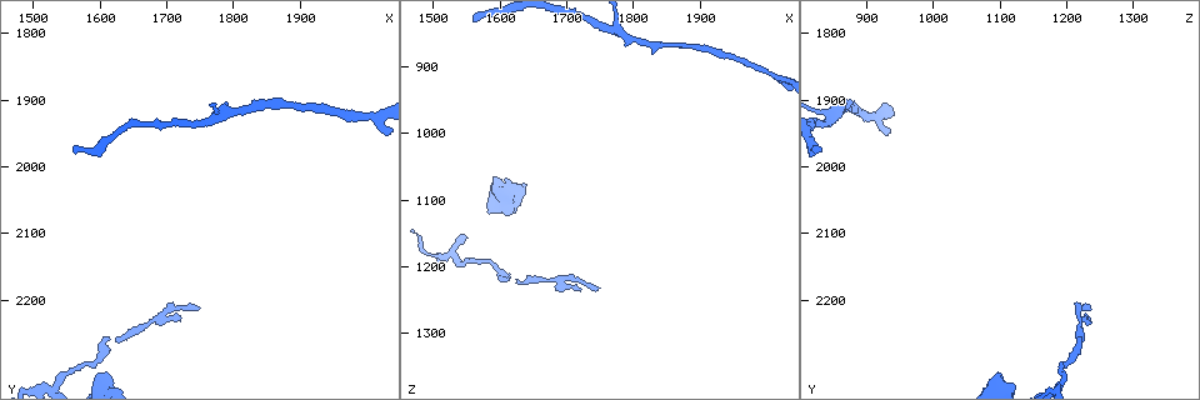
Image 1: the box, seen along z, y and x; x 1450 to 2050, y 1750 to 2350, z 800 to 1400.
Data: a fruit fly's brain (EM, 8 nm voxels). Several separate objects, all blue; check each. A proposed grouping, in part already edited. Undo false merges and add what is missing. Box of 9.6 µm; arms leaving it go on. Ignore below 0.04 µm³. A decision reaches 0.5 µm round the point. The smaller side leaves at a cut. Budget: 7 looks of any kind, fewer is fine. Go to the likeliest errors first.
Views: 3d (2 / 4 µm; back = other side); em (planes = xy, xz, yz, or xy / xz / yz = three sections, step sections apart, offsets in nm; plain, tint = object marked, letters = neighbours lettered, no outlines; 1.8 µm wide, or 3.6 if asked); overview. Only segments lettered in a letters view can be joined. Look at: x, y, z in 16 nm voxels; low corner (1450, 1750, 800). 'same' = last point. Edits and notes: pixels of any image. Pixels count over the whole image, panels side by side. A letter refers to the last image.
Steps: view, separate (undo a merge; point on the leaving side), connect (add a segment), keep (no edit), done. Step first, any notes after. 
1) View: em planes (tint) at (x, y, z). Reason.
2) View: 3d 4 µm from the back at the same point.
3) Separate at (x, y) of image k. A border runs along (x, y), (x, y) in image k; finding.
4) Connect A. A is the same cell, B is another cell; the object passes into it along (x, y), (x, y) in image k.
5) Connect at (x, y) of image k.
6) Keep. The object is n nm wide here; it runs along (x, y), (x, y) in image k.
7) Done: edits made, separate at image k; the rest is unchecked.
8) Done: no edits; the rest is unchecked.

View: 3d 2 µm at (1775, 1920, 840). Abrupt turn.

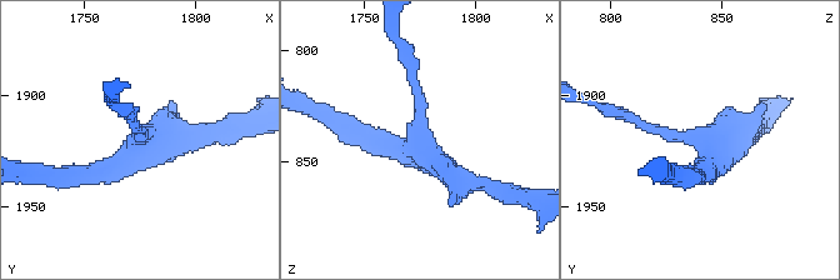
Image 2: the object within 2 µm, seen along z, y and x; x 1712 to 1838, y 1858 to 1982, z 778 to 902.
View: em xz step 8 (tint) at (1776, 1920, 844).

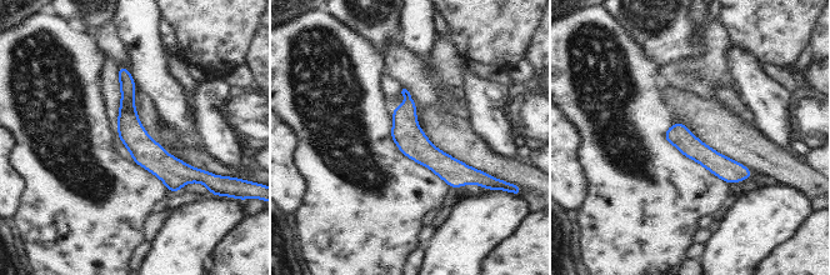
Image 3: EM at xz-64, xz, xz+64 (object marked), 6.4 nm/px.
View: em planes (letters) at the same point.

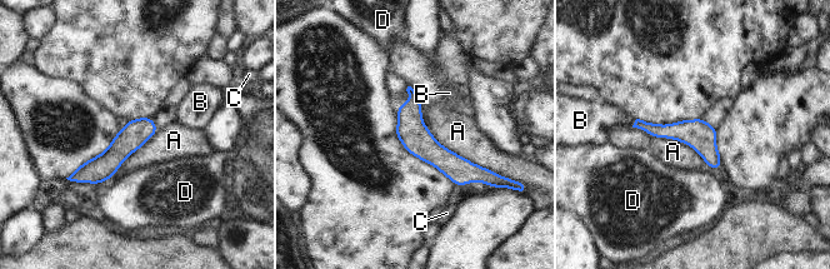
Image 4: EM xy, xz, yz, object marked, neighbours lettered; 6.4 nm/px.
Keep. The longest contact is with A, 700 nm; A, B, C and D are other cells; it runs along (400, 110), (444, 160), (479, 174) in image 4; all the same neuron.

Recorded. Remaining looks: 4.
View: 3d 4 µm at (1600, 2310, 1095). Stops while still wide.

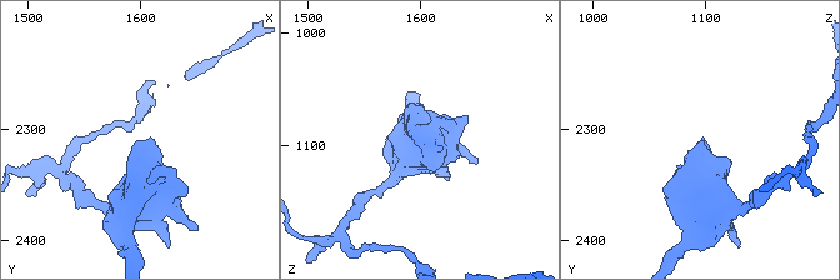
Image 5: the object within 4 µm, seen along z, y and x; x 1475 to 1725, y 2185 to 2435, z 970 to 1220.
View: em 3.6 µm planes (letters) at (1600, 2308, 1096).

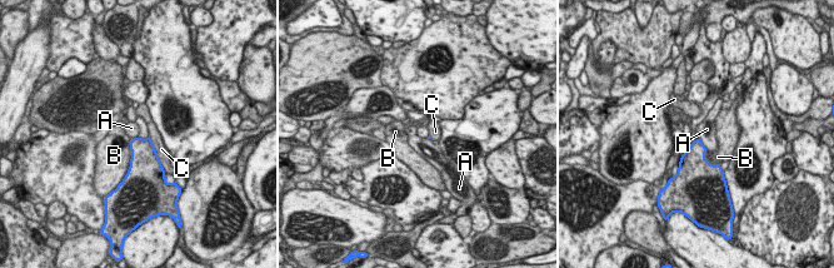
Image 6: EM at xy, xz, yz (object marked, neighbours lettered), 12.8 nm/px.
Keep. The longest contact is with C, 500 nm; A, B and C are other cells; none of them fits.

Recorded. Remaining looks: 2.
Done: no edits; the rest is unchecked.

